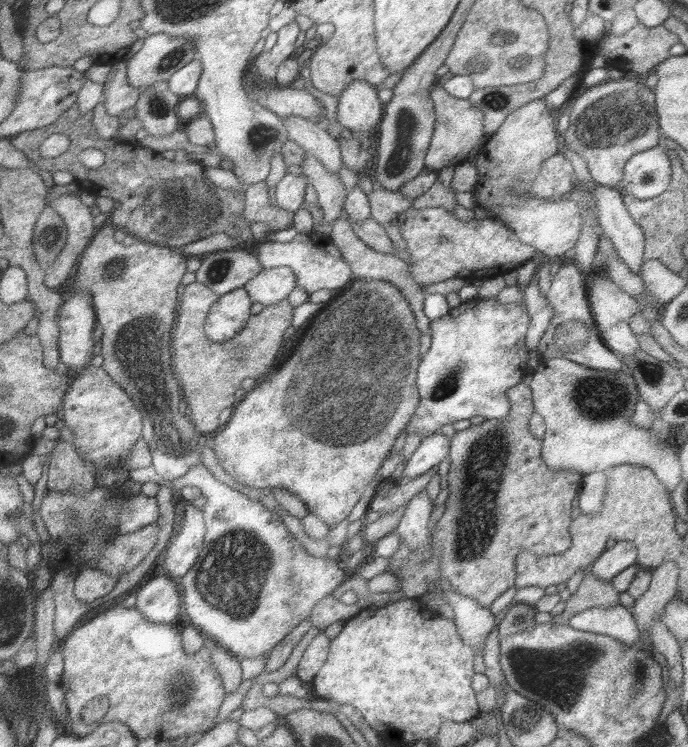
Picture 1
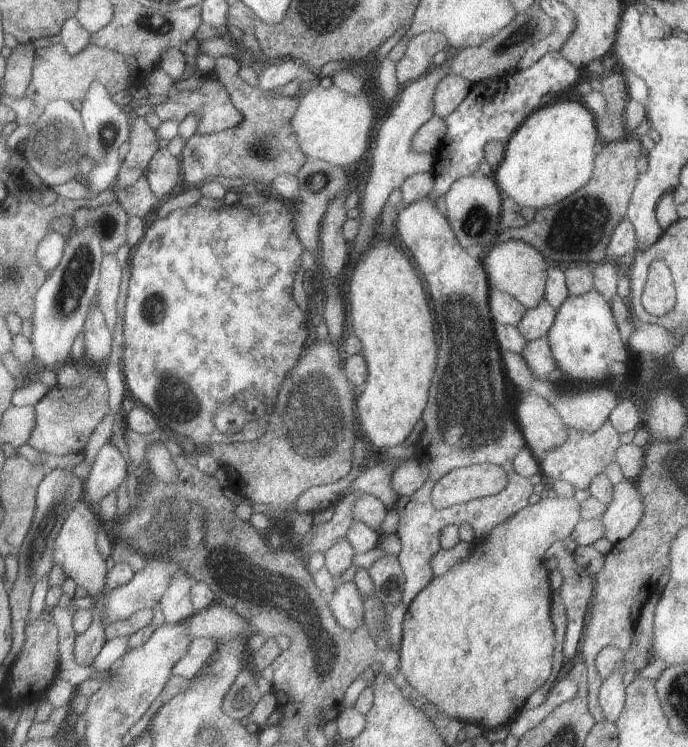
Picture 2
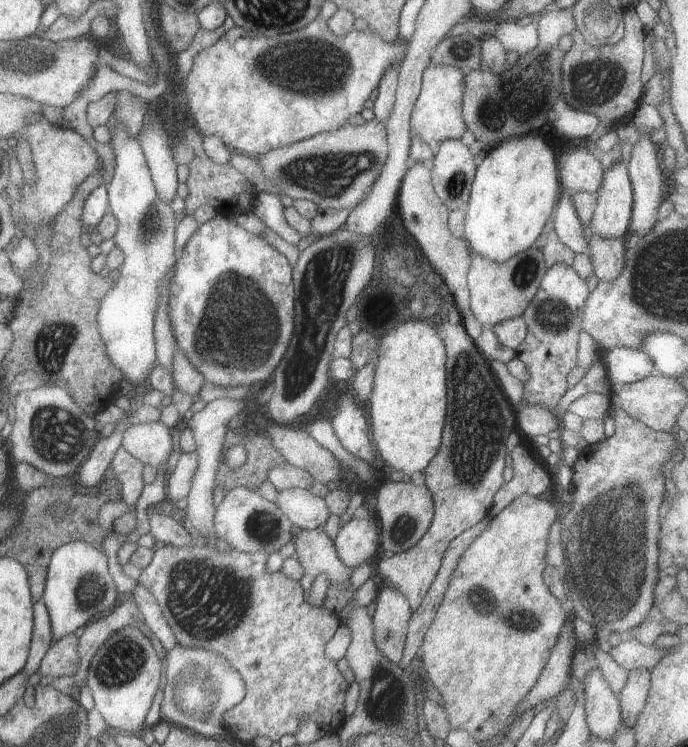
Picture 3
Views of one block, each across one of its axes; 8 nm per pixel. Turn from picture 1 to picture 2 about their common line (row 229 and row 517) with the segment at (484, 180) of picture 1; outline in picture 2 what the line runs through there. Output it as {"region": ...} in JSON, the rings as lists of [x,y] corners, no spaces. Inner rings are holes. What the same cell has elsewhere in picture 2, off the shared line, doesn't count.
{"region":[[[541,498],[541,502],[533,504],[533,506],[525,506],[521,508],[515,516],[503,520],[501,524],[497,524],[487,538],[483,538],[481,542],[471,542],[473,548],[469,550],[469,556],[455,564],[451,570],[447,570],[441,576],[433,576],[433,580],[427,584],[427,588],[423,588],[413,602],[407,606],[407,612],[403,616],[403,632],[401,632],[401,644],[399,644],[399,656],[401,656],[401,672],[407,678],[407,682],[419,692],[423,694],[435,708],[439,708],[439,712],[443,712],[445,716],[459,720],[463,724],[475,724],[481,730],[495,730],[495,728],[503,728],[515,722],[515,718],[523,712],[527,698],[545,684],[545,680],[551,676],[553,672],[553,654],[555,654],[555,626],[551,620],[551,584],[549,584],[549,570],[545,568],[545,550],[549,548],[549,544],[553,544],[555,540],[565,540],[571,536],[575,524],[581,520],[581,502],[573,498]]]}

